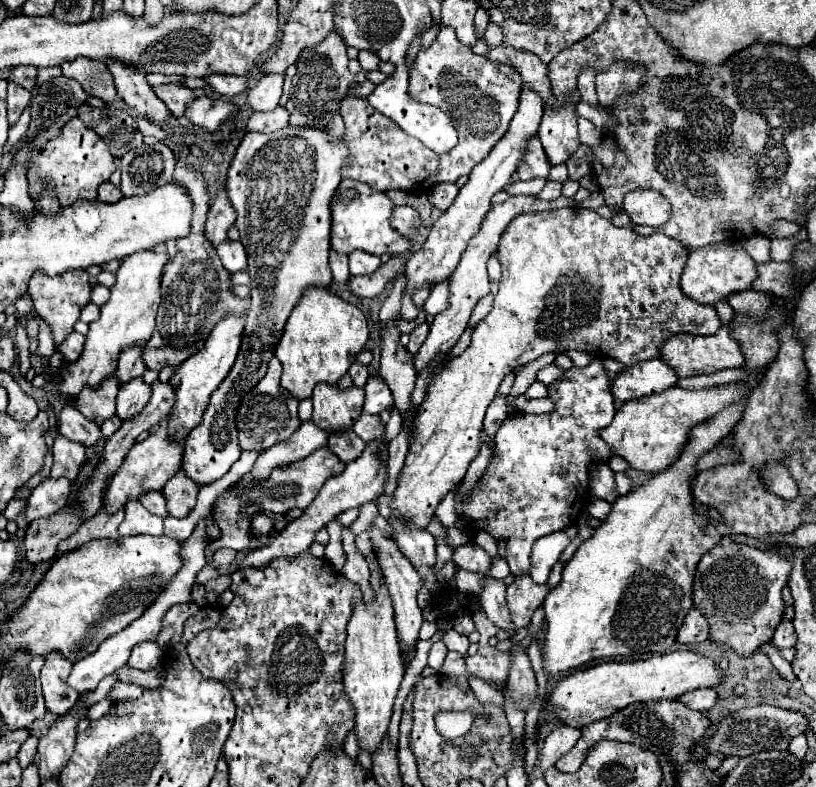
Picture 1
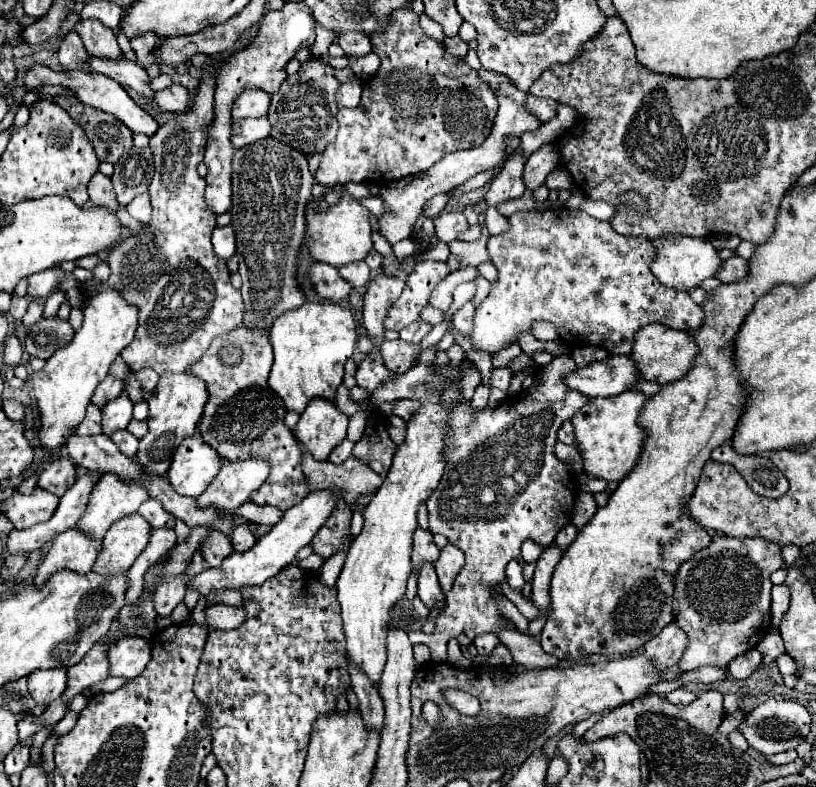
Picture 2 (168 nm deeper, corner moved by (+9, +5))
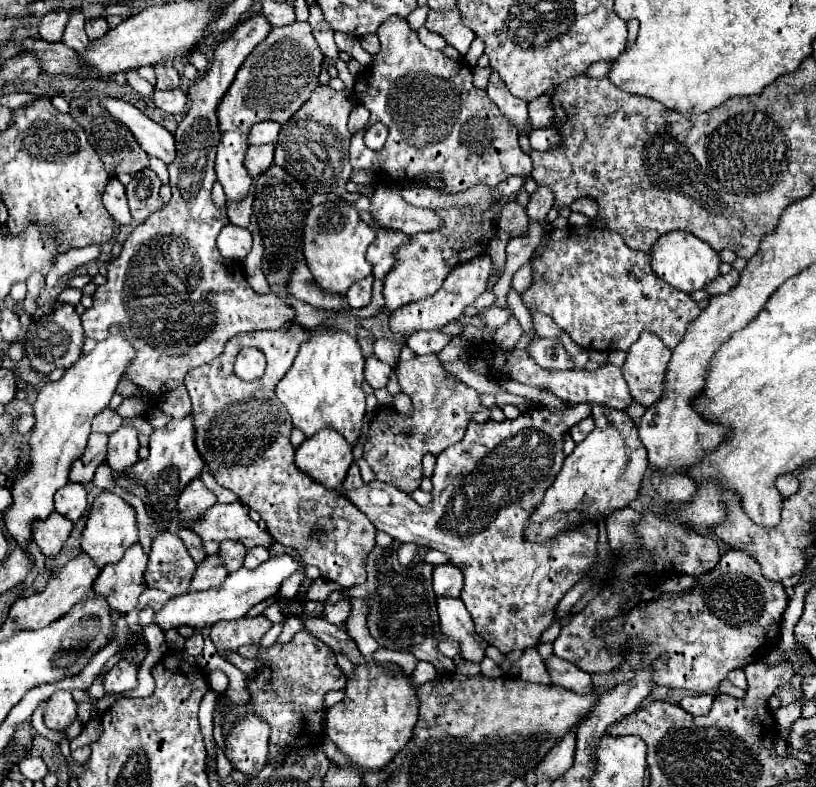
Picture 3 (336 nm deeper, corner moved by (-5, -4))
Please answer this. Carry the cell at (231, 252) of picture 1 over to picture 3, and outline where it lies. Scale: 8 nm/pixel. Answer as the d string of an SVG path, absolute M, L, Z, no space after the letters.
M226 225L218 235L218 249L226 259L244 261L252 249L252 233L236 225Z

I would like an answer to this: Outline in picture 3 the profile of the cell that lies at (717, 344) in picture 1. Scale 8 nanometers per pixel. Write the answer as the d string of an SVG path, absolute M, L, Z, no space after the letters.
M644 331L628 349L622 373L628 381L632 397L644 407L650 407L662 397L670 357L672 351L662 343L662 339L648 331Z

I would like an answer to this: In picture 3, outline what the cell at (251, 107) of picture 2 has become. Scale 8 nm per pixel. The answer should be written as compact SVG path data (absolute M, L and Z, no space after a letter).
M260 121L250 129L248 143L250 145L262 145L262 143L276 143L280 131L280 123L276 121Z

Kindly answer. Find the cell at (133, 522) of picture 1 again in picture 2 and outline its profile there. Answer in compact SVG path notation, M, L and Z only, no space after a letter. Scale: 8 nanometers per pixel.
M130 514L114 522L102 540L102 550L98 552L92 570L110 576L126 572L146 548L150 530L150 524L140 514Z

